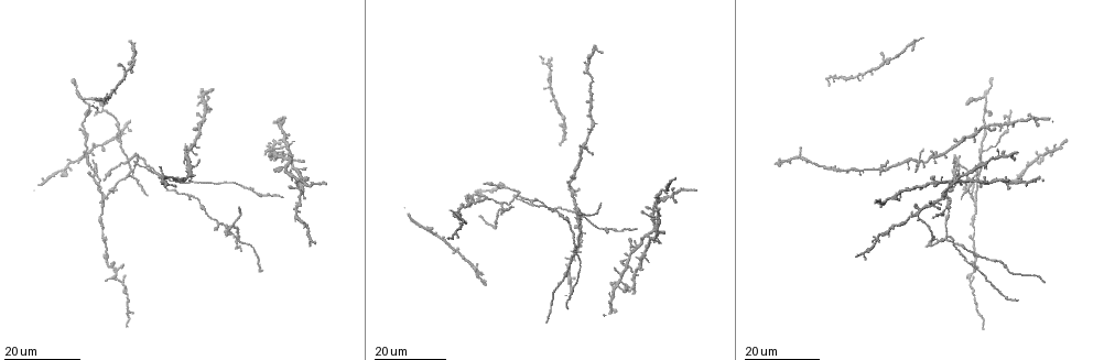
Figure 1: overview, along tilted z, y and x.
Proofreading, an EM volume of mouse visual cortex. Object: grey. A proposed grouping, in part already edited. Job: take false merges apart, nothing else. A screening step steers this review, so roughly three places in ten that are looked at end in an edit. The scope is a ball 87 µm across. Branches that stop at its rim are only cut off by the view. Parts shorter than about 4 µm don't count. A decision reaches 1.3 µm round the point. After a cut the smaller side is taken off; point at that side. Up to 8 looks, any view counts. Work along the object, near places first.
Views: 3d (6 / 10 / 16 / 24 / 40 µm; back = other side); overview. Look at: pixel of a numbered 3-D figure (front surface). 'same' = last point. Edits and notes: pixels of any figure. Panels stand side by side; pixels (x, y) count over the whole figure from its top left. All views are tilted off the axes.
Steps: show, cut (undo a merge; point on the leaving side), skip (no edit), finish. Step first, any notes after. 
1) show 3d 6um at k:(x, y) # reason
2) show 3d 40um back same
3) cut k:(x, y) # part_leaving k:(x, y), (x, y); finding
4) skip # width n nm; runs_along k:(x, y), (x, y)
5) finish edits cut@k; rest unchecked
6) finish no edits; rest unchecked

show 3d 24um at 1:(954, 245) # three arms meet

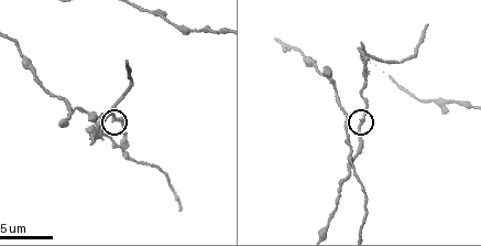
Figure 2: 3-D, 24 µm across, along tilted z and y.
show 3d 10um at 2:(113, 118)

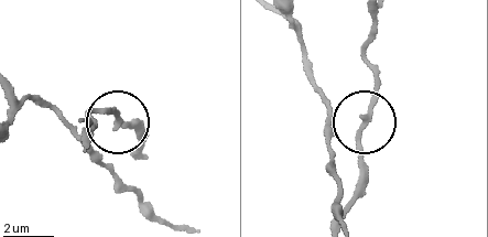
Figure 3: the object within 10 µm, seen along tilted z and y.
skip # width 170 nm; runs_along 3:(12, 97), (42, 99), (94, 149), (116, 119), (105, 112); all the same neuron

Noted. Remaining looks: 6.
show 3d 10um at 2:(102, 120) # side arm on a straight run

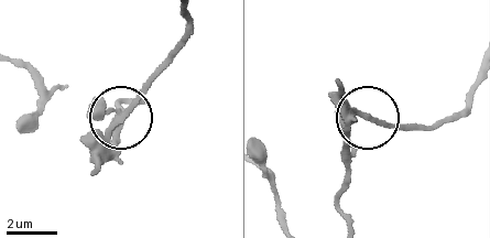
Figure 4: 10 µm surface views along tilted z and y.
cut 4:(126, 111) # part_leaving 4:(110, 141), (113, 123), (185, 32), (182, 15); two neurons meet here

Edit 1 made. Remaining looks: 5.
show overview

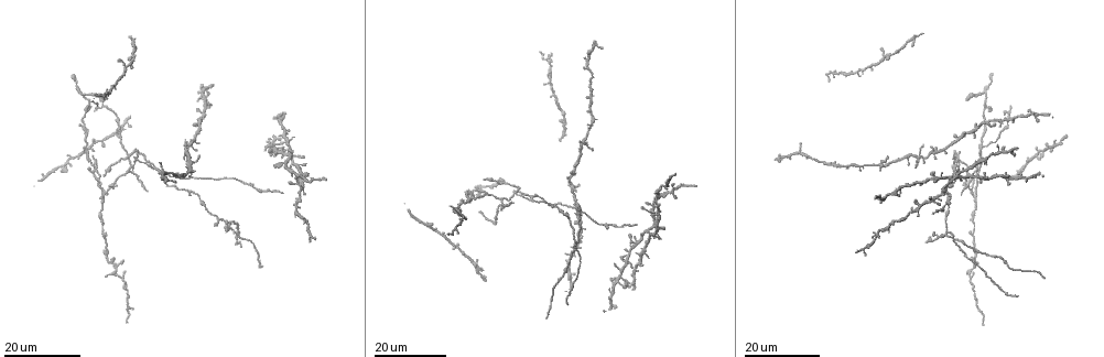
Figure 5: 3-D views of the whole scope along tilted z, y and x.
show 3d 24um at 5:(937, 153) # four or more arms meet

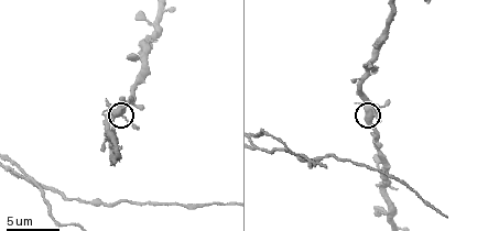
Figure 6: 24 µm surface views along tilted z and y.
show 3d 10um same

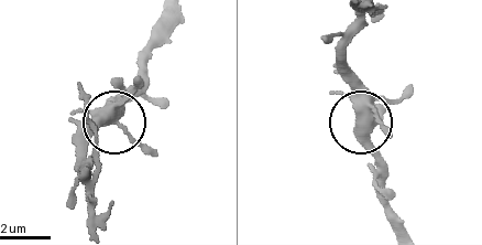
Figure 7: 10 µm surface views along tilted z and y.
show 3d 10um back at 7:(371, 119) # from behind

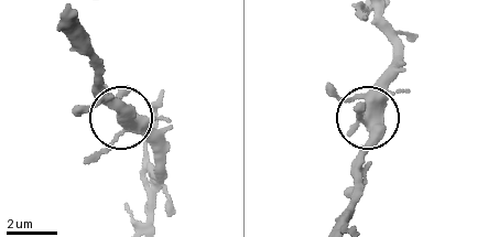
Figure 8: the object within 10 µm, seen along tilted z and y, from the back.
skip # arms 5; all the same neuron

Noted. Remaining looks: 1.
show 3d 6um at 6:(35, 183) # four or more arms meet

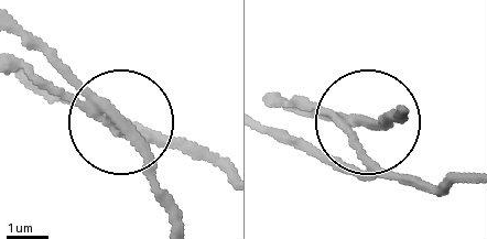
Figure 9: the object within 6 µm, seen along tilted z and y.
cut 9:(369, 162) # width 230 nm; a second neuron is stuck on

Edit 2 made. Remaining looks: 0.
finish edits cut@4, cut@9; rest unchecked

